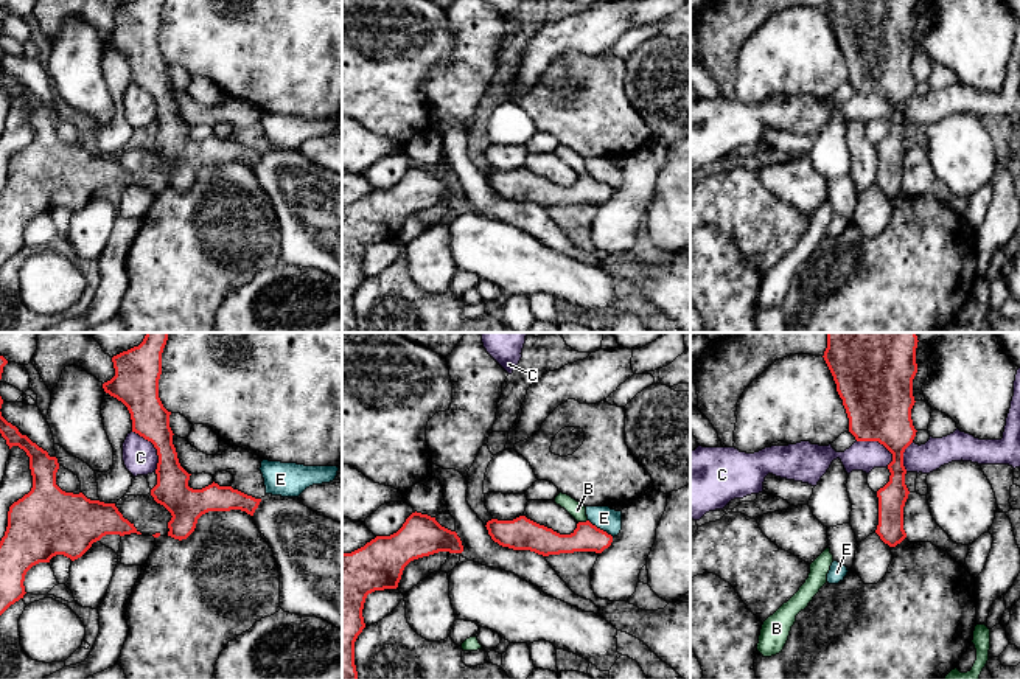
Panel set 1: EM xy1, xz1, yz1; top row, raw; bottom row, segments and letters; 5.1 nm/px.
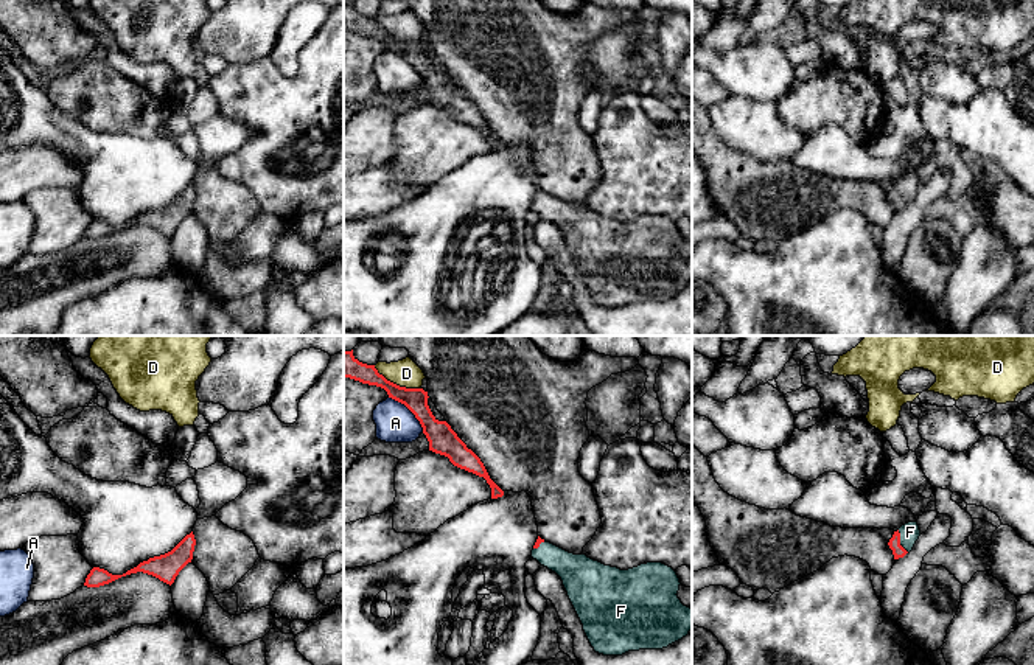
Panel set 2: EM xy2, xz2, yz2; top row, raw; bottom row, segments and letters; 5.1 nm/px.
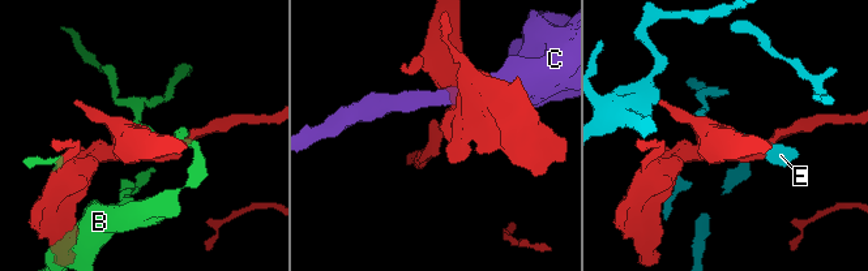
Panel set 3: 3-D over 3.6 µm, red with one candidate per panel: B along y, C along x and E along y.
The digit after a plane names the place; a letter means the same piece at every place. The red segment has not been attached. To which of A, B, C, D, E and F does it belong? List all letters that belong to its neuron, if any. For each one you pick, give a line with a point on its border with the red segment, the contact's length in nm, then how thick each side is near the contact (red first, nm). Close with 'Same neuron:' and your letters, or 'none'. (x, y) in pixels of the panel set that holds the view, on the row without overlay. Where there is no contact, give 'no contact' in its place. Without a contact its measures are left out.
F: contact yz2 (899, 193); length 130 nm; calibres 60 and 100 nm
Same neuron: F

